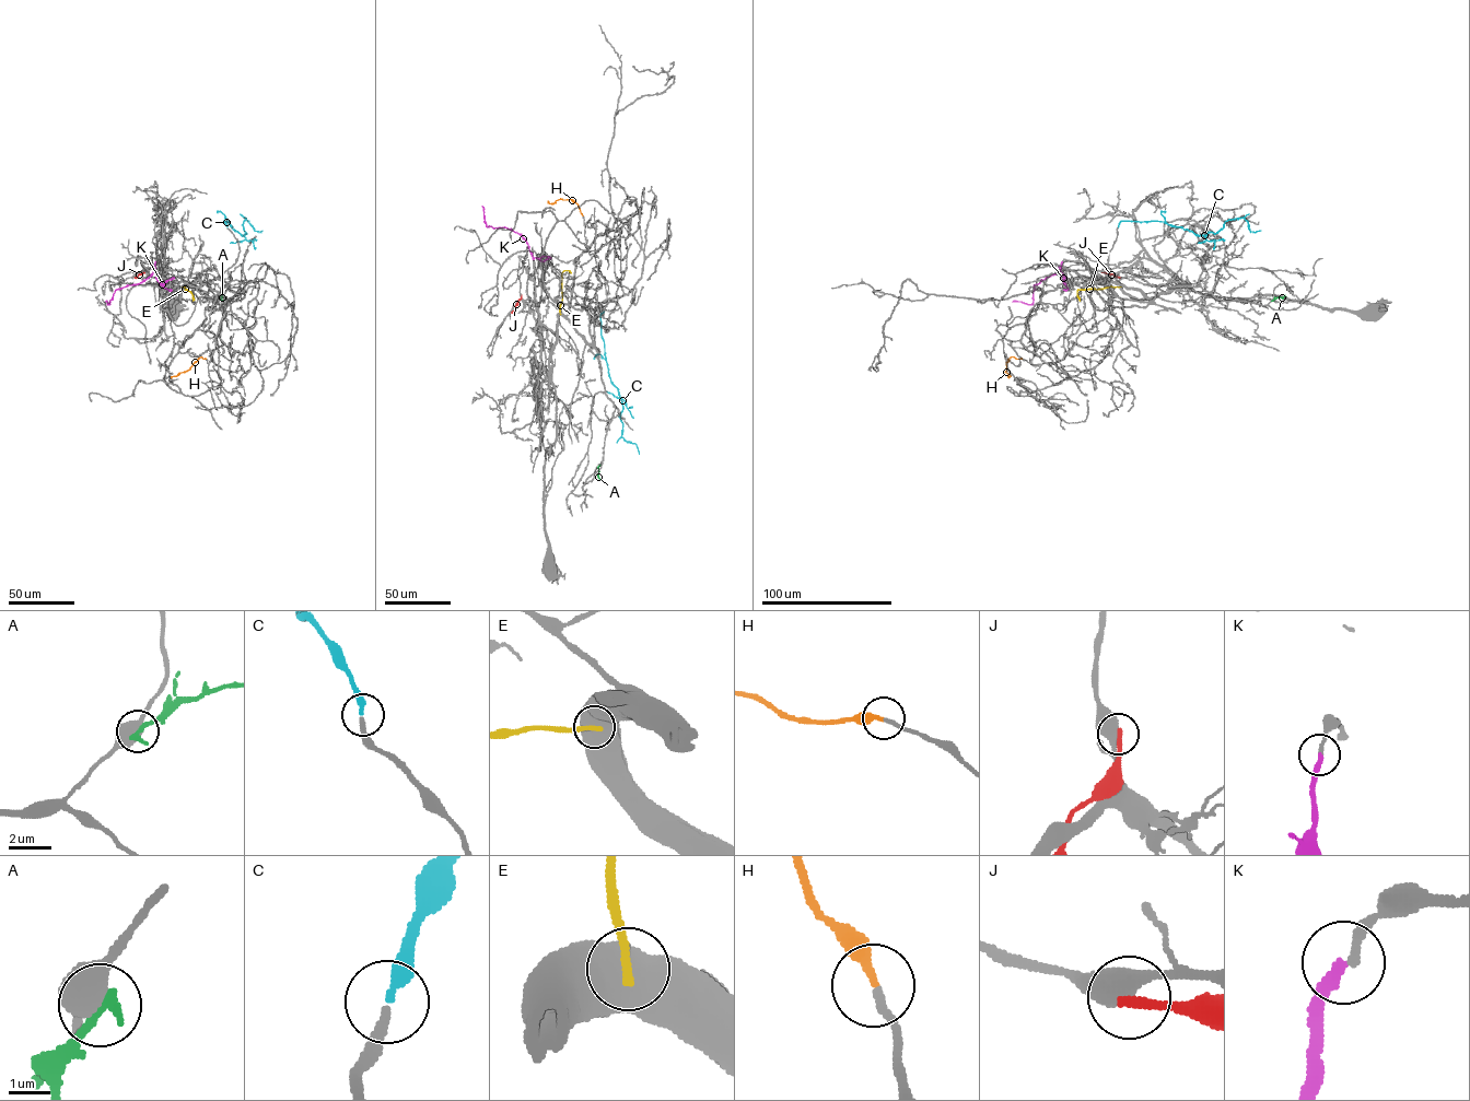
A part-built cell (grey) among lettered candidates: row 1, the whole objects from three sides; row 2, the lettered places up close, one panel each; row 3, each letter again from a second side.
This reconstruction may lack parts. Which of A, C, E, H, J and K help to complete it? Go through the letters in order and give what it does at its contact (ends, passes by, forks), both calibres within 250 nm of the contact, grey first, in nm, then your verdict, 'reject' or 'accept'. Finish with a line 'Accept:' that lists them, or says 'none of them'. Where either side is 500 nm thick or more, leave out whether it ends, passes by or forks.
A: 550 nm thick on the grey side, 260 nm on the other; reject
C: it ends there; 240 nm thick on the grey side, 280 nm on the other; accept
E: 1000 nm thick on the grey side, 240 nm on the other; reject
H: it ends there; 190 nm thick on the grey side, 280 nm on the other; accept
J: 500 nm thick on the grey side, 240 nm on the other; reject
K: it ends there; 200 nm thick on the grey side, 280 nm on the other; reject
Accept: C, H

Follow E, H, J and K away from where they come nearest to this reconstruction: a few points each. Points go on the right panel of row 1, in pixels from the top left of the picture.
E: (1120, 287), (1078, 289), (1080, 301)
H: (1022, 359), (1011, 356), (1006, 362), (1007, 377)
J: (1101, 272), (1120, 278)
K: (1062, 261), (1059, 272), (1034, 285), (1031, 304), (1012, 302)

